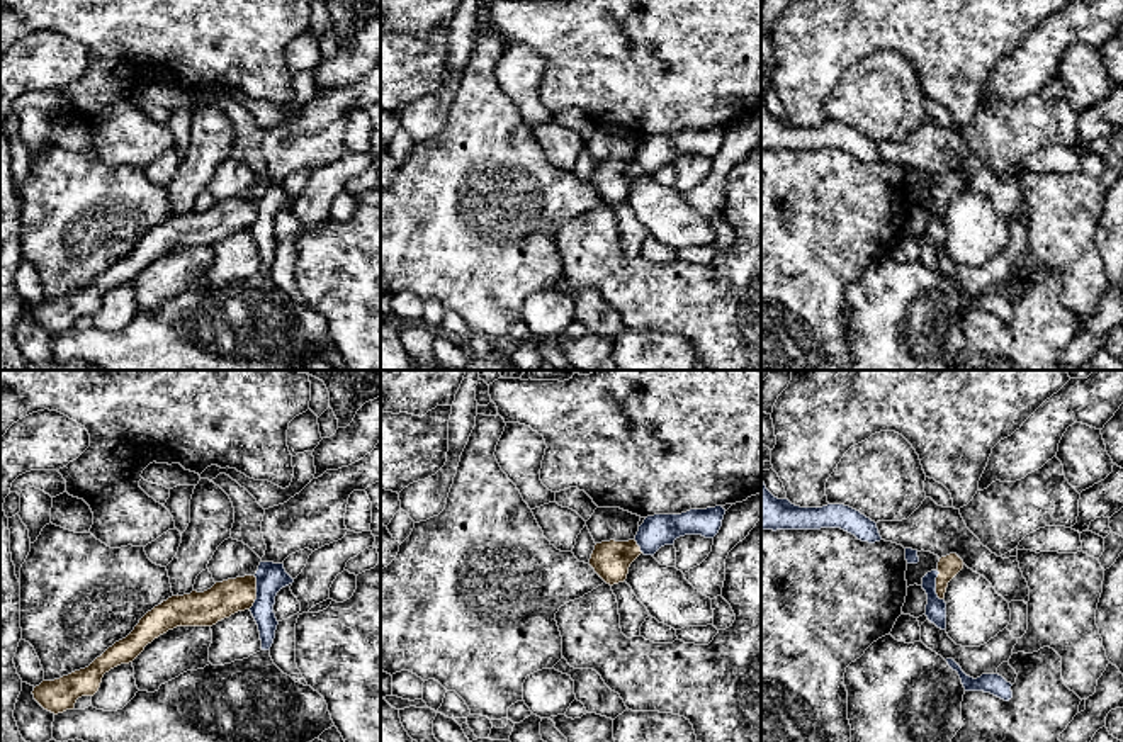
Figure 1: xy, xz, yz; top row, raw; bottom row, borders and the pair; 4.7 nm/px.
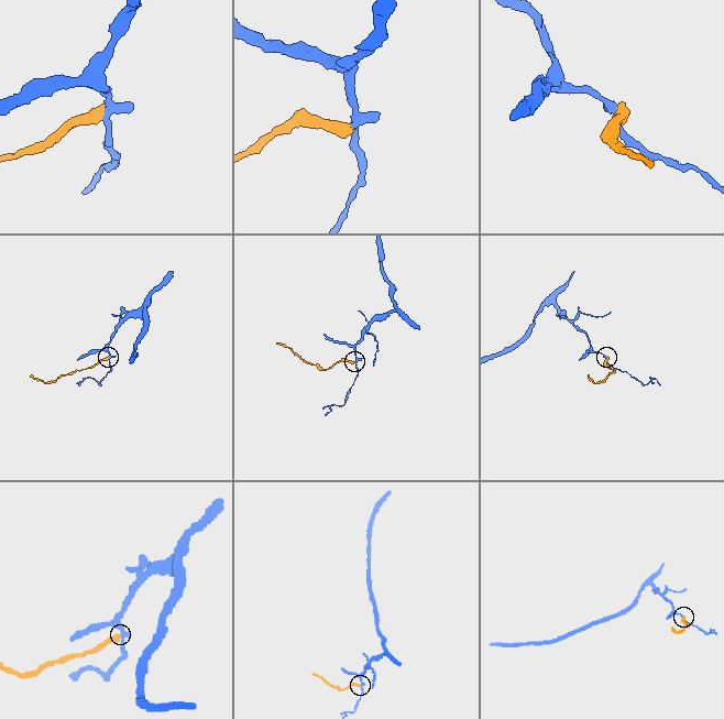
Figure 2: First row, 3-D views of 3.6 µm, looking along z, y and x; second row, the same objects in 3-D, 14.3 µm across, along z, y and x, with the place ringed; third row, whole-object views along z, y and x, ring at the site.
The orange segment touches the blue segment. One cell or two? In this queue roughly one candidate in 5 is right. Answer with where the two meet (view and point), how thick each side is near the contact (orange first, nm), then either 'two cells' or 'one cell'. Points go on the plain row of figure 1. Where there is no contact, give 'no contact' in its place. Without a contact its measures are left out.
xy (255, 213) | 160/140 nm | two cells

